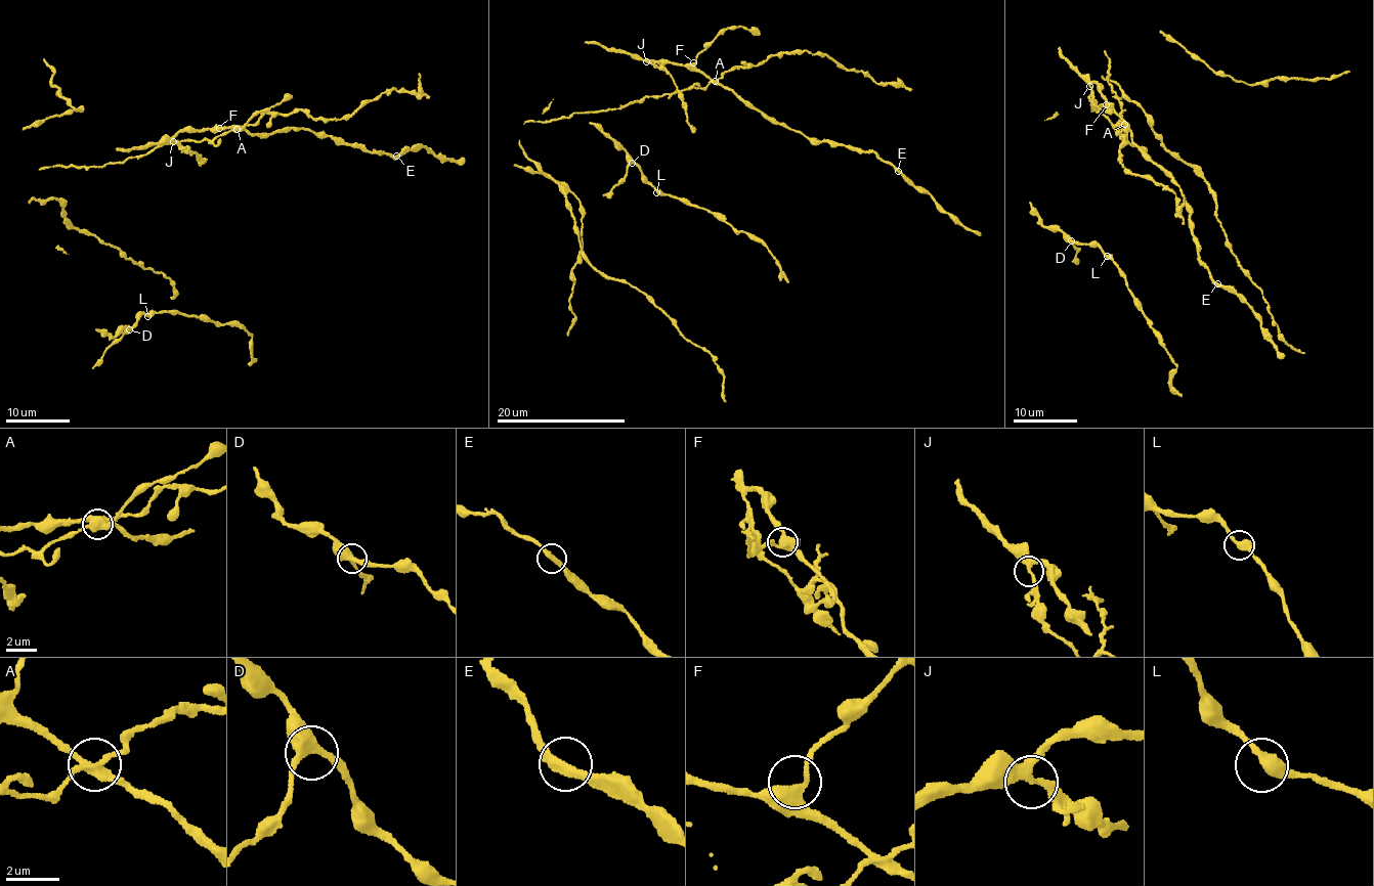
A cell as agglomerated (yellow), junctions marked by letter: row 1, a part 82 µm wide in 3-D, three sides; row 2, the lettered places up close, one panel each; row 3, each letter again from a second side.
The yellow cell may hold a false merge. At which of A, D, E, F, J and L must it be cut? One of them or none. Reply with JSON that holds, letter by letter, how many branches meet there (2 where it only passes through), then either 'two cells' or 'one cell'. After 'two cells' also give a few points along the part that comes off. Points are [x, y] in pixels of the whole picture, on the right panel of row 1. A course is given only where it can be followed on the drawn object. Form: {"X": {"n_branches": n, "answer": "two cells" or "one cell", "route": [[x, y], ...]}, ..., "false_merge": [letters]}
{"A": {"n_branches": 4, "answer": "two cells", "route": [[1125, 124], [1119, 154], [1127, 174], [1169, 189], [1178, 211], [1184, 195]]}, "D": {"n_branches": 3, "answer": "one cell"}, "E": {"n_branches": 2, "answer": "one cell"}, "F": {"n_branches": 4, "answer": "one cell"}, "J": {"n_branches": 3, "answer": "one cell"}, "L": {"n_branches": 2, "answer": "one cell"}, "false_merge": ["A"]}

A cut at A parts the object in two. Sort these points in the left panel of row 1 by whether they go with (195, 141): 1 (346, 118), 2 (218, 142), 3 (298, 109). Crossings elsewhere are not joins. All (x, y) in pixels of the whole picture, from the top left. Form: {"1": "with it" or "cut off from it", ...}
{"1": "with it", "2": "with it", "3": "with it"}

